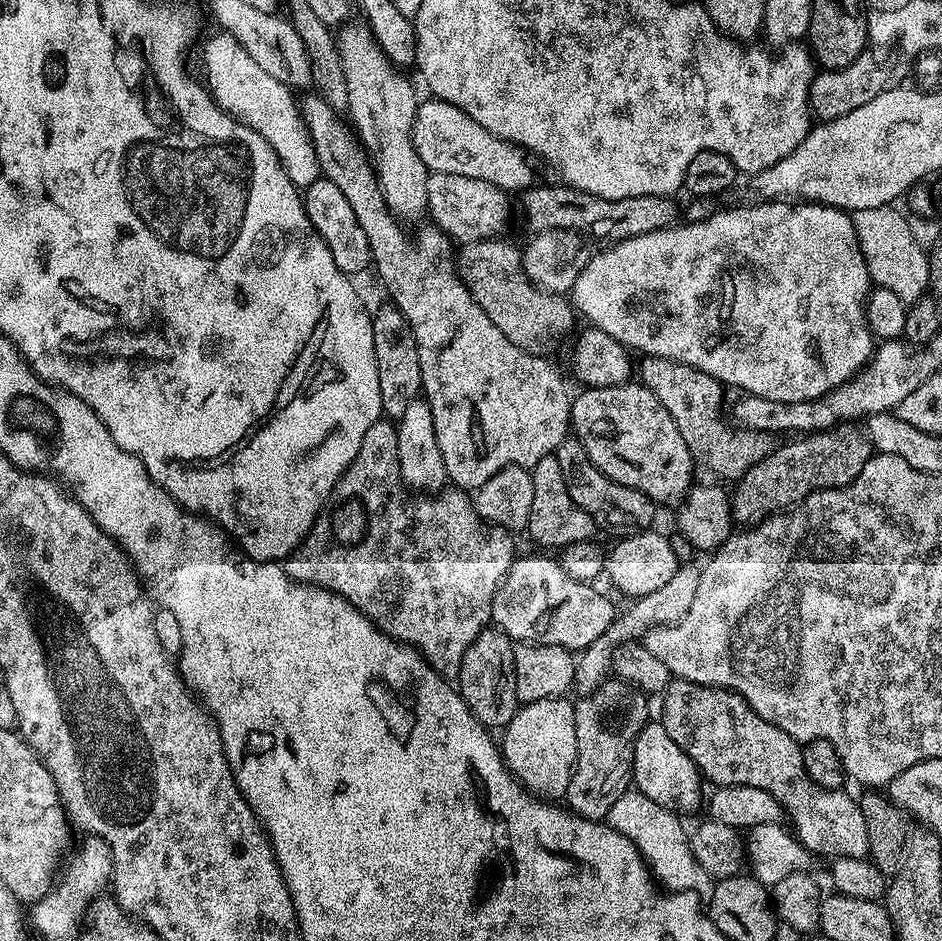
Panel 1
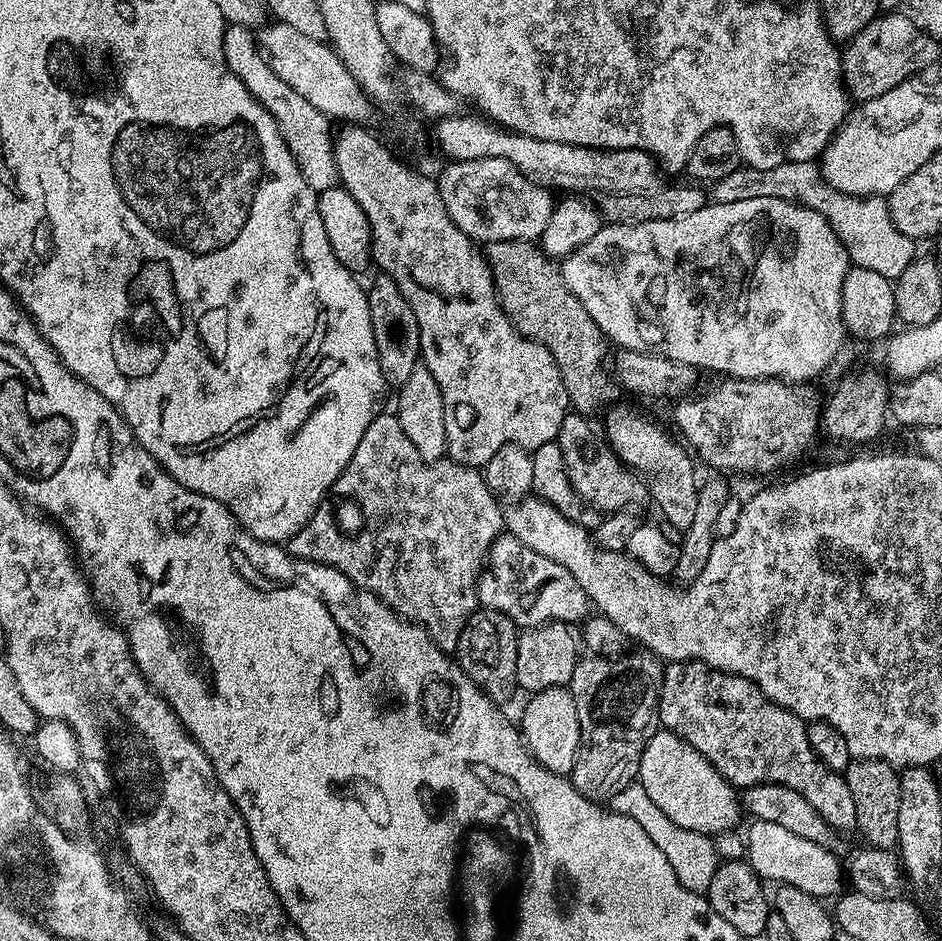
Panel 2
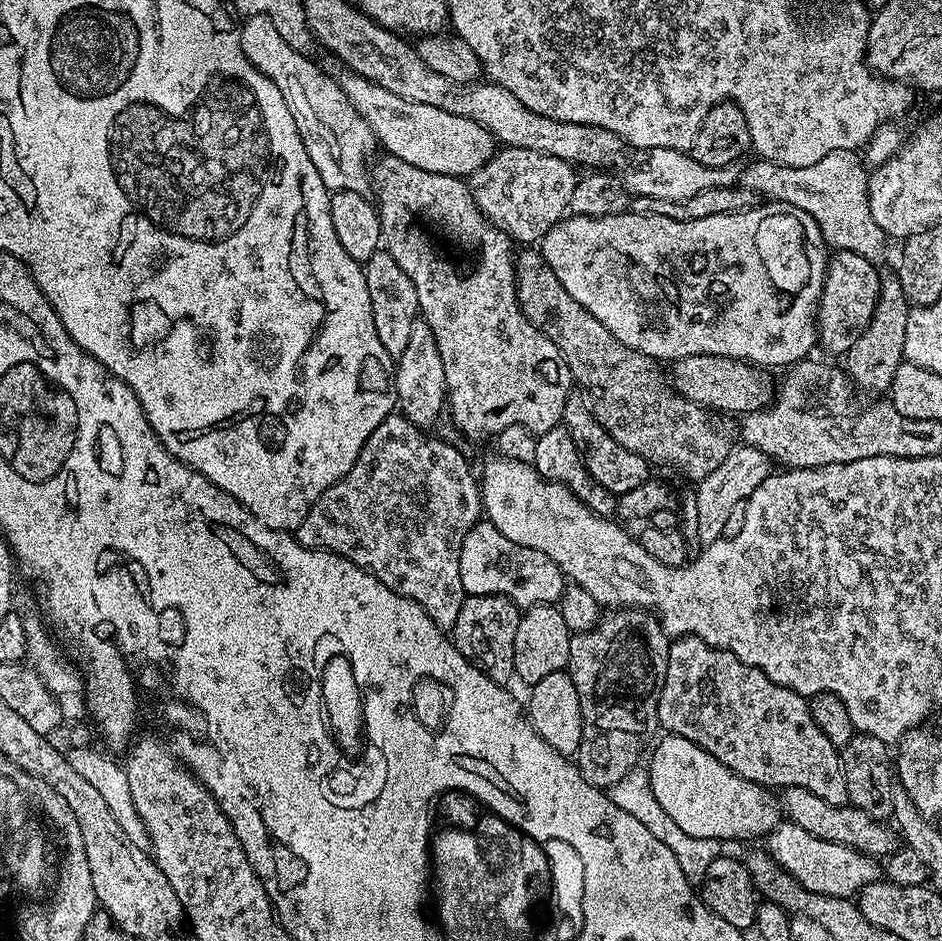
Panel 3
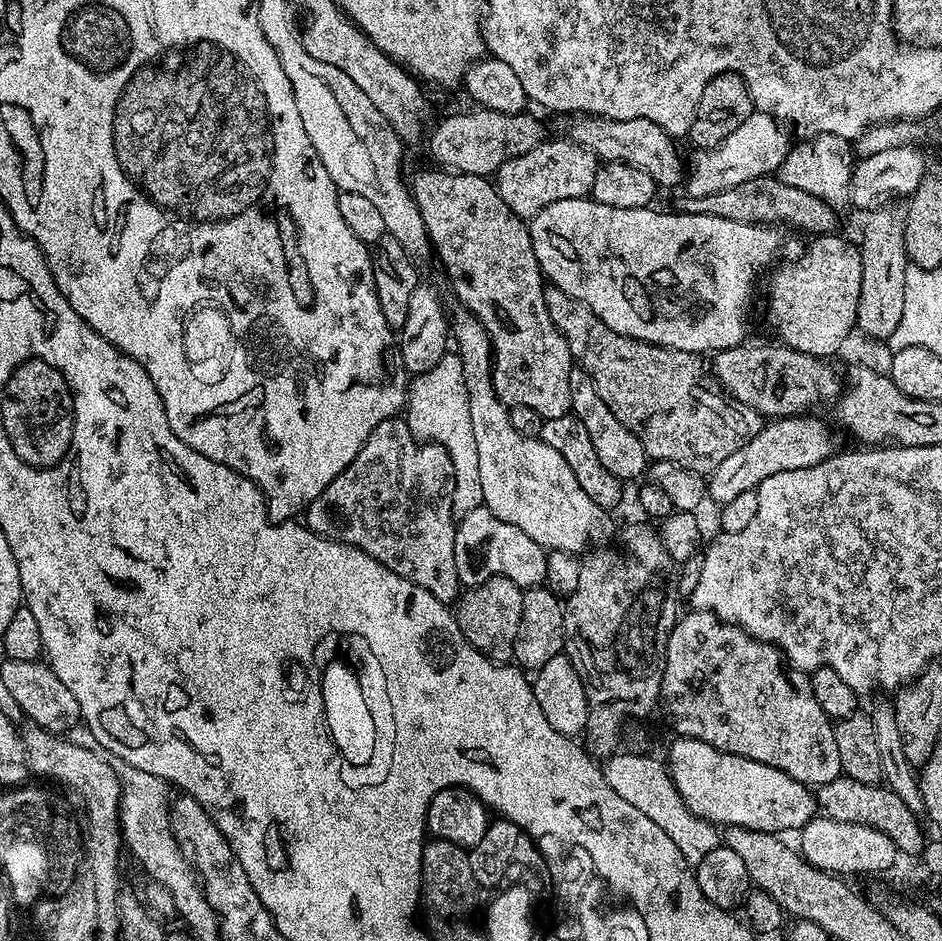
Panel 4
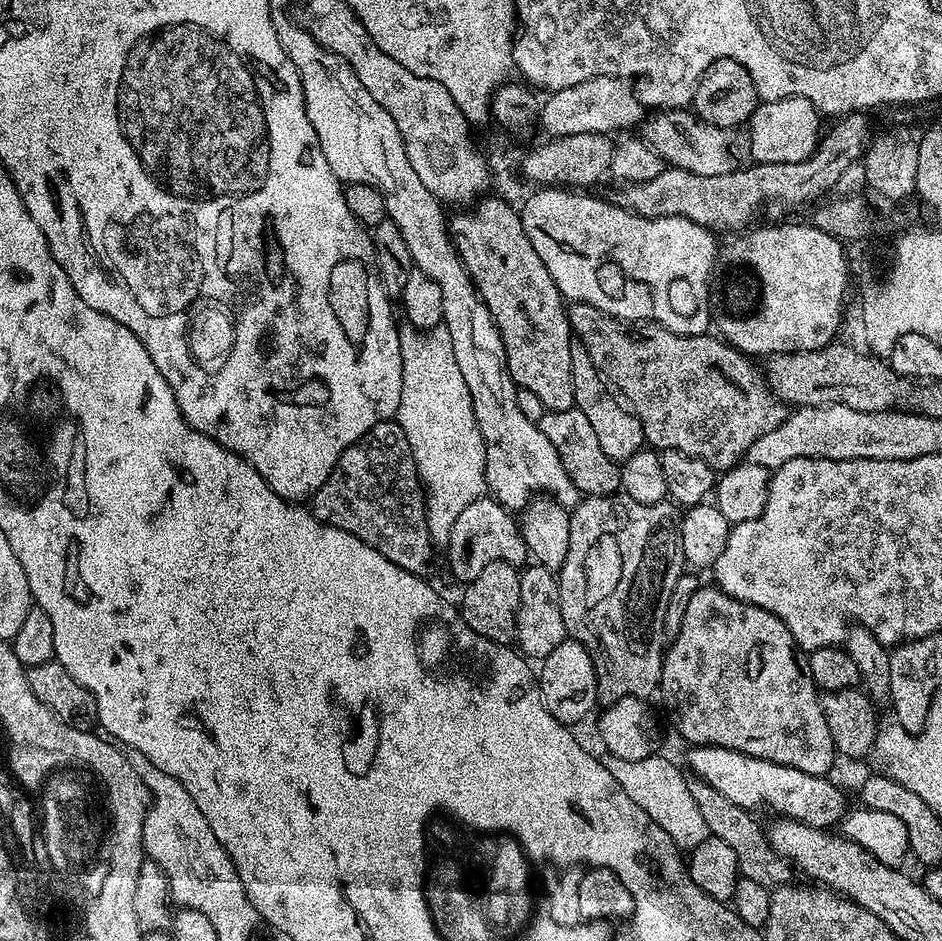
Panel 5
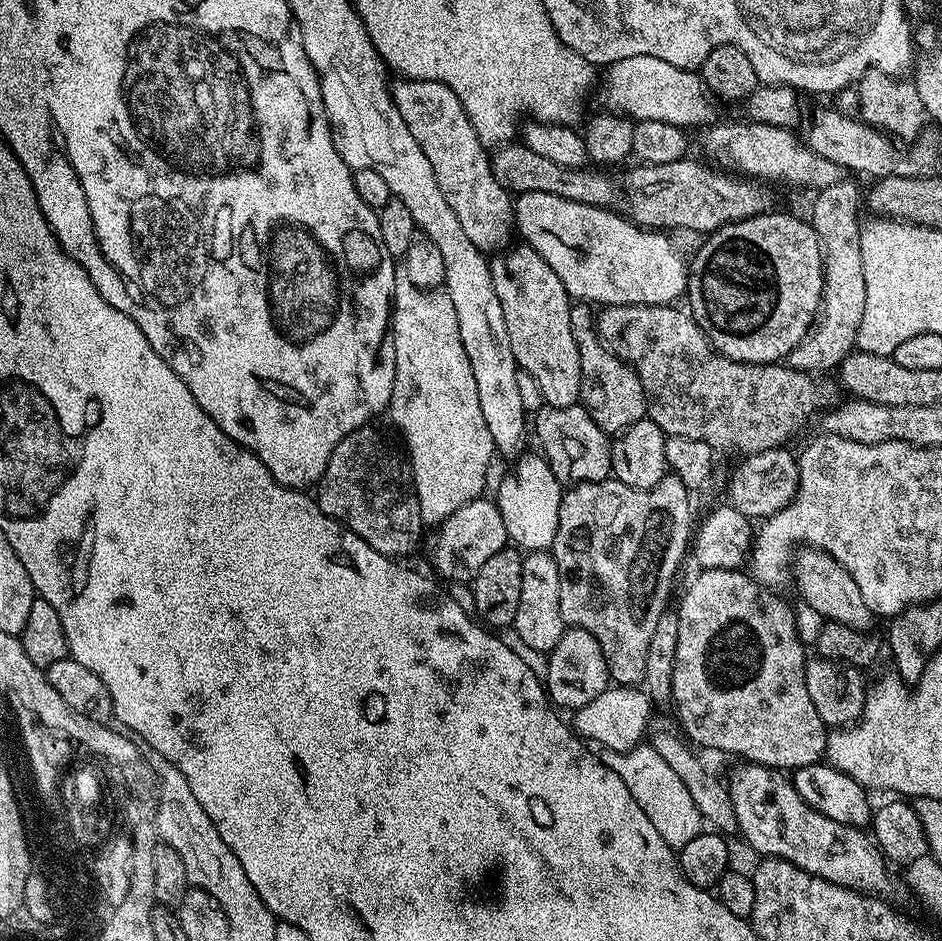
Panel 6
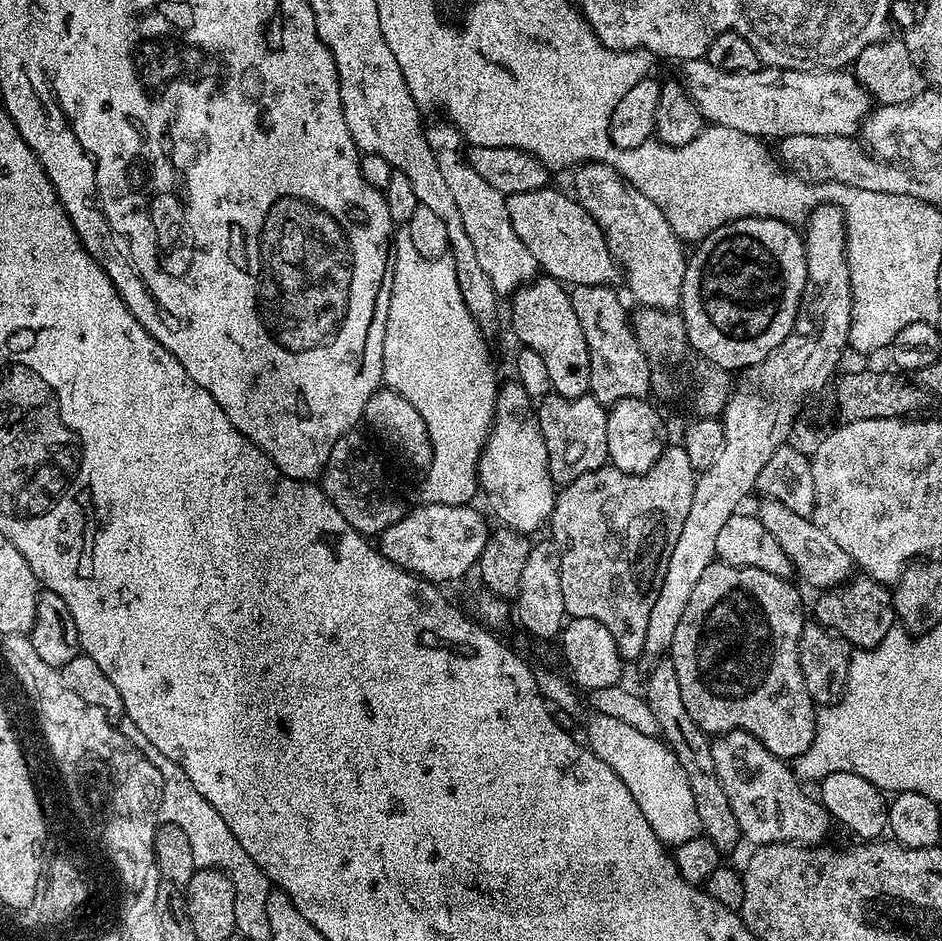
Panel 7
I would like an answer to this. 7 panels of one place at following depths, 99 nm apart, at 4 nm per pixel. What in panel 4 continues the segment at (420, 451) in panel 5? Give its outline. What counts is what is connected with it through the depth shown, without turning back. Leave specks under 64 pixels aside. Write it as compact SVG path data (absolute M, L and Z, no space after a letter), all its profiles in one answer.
M445 354L436 365L426 370L421 376L412 376L406 388L406 419L416 439L425 444L437 444L450 454L450 462L454 462L454 494L452 495L452 514L462 518L470 514L470 510L481 507L482 482L478 479L478 445L474 443L474 429L470 423L470 398L466 394L466 378L462 374L462 362L459 355Z

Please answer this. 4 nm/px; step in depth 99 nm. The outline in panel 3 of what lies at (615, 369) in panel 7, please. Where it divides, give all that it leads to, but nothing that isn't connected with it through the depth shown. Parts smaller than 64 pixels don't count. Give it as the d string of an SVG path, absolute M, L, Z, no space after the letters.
M573 390L568 393L566 406L564 407L563 427L567 428L570 438L580 451L580 457L584 459L584 465L592 480L598 482L598 486L606 486L615 496L620 497L634 486L642 486L650 478L650 465L638 454L626 450L626 446L618 446L614 438L596 421L596 415L591 410L589 401L579 391Z

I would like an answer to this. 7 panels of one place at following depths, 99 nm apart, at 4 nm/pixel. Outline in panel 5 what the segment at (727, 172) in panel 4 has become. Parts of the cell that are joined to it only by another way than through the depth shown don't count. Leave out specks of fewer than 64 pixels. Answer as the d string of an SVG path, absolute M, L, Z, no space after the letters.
M787 96L781 100L766 100L757 104L746 125L748 152L753 156L751 159L757 164L781 164L810 158L822 139L820 120L822 114L806 98Z

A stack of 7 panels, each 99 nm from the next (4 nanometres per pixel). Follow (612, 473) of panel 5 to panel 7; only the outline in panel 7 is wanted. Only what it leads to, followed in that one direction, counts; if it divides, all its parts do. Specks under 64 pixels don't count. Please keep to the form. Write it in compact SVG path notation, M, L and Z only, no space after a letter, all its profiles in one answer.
M591 394L578 398L546 395L538 401L535 413L542 430L542 438L546 442L546 458L553 485L569 484L574 482L574 478L582 478L582 474L590 474L590 470L598 470L608 464L608 414L605 405L599 404Z

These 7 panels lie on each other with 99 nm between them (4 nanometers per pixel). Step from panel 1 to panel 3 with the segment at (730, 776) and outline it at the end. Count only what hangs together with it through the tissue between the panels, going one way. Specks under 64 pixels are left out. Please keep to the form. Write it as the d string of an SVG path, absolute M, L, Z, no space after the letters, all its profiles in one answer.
M678 636L669 643L666 682L658 698L656 719L665 733L702 746L706 754L714 754L722 766L750 782L763 784L769 790L810 790L810 794L818 794L824 802L837 806L848 803L840 753L830 738L818 730L808 709L808 700L792 688L778 686L778 682L766 678L762 670L742 662L734 653L711 648L702 638Z

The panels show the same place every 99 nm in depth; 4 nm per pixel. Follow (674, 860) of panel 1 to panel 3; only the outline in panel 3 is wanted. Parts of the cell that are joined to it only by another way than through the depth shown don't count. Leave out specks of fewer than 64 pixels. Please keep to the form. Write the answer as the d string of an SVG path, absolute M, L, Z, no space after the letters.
M647 771L627 772L622 779L614 782L611 788L607 789L607 793L614 802L614 806L618 806L618 810L626 810L626 814L638 818L638 822L642 822L642 826L646 826L646 830L650 830L650 834L654 834L654 838L658 838L658 842L662 842L674 853L674 858L678 861L678 866L682 866L682 874L687 880L693 882L703 880L710 862L714 862L714 858L721 856L721 841L690 838L690 834L685 834L676 823L670 822L670 814L666 814L666 810L662 810L658 798L654 798L654 790L650 788Z

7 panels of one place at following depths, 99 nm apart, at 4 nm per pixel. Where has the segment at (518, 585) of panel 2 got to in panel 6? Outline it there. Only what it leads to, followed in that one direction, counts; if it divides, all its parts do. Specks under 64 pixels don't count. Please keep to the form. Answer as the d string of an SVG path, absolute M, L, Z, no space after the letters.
M488 498L470 502L462 506L462 510L454 510L454 514L443 520L435 532L436 537L432 540L432 564L436 567L435 575L445 576L448 580L471 582L478 570L482 570L482 565L509 543L506 522L502 522L498 506Z

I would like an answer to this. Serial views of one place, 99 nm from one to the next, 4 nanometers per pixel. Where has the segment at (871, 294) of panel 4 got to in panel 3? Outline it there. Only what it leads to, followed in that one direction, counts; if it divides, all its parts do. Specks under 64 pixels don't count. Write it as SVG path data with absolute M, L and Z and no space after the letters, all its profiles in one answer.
M888 270L888 273L885 271L880 278L880 296L876 299L874 314L870 318L866 330L858 338L858 342L854 342L854 346L850 346L850 350L846 353L846 360L848 360L848 364L846 363L846 371L849 381L851 381L855 387L857 384L864 392L880 392L876 394L884 394L891 389L894 370L904 360L906 322L908 321L909 311L910 305L908 299L904 297L900 279L896 277L895 271Z

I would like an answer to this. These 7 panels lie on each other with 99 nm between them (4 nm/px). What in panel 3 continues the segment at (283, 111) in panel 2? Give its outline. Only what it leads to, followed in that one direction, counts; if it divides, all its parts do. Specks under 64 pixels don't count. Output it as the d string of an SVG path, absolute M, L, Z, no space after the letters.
M249 16L243 22L245 23L244 28L241 27L239 33L246 58L257 70L268 75L274 82L274 86L278 86L279 95L286 98L286 106L290 114L294 114L294 126L298 126L298 134L306 146L306 154L310 154L310 162L314 162L314 170L318 170L329 193L342 190L367 193L370 188L372 151L377 151L378 148L376 136L370 130L366 118L362 118L362 114L354 110L348 96L340 89L339 79L332 77L331 80L318 65L307 60L309 57L305 53L294 50L294 46L290 46L286 38L278 34L277 27L274 26L274 22L270 22L268 16Z

